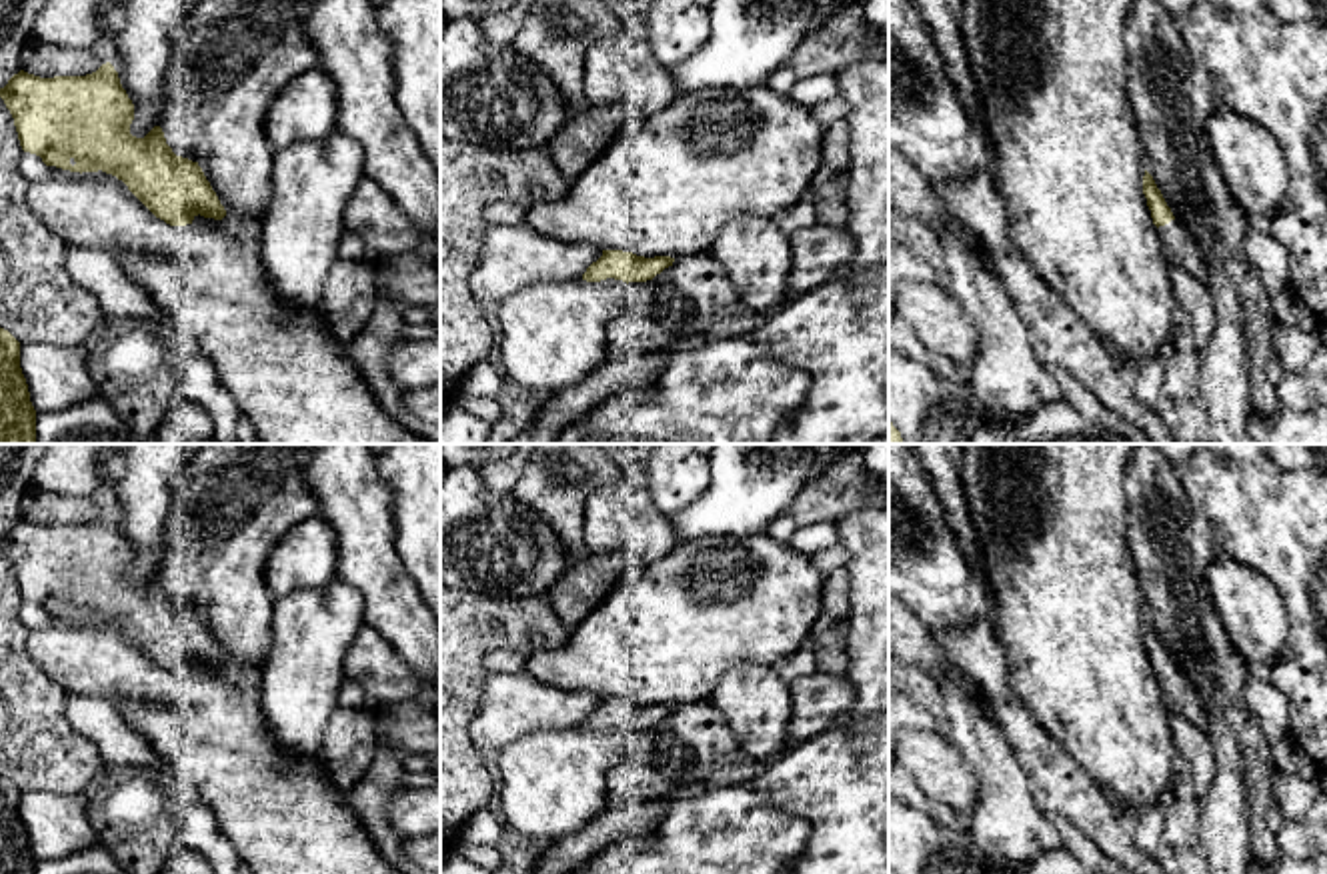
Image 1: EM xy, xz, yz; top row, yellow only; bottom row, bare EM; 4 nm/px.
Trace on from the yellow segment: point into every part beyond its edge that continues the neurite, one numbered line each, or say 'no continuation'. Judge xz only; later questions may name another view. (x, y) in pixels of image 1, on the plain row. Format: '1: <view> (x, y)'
no continuation

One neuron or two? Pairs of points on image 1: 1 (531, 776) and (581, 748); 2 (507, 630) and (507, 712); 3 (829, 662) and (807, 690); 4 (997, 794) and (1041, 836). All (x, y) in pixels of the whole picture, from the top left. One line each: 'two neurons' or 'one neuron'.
1: one neuron
2: two neurons
3: two neurons
4: one neuron

